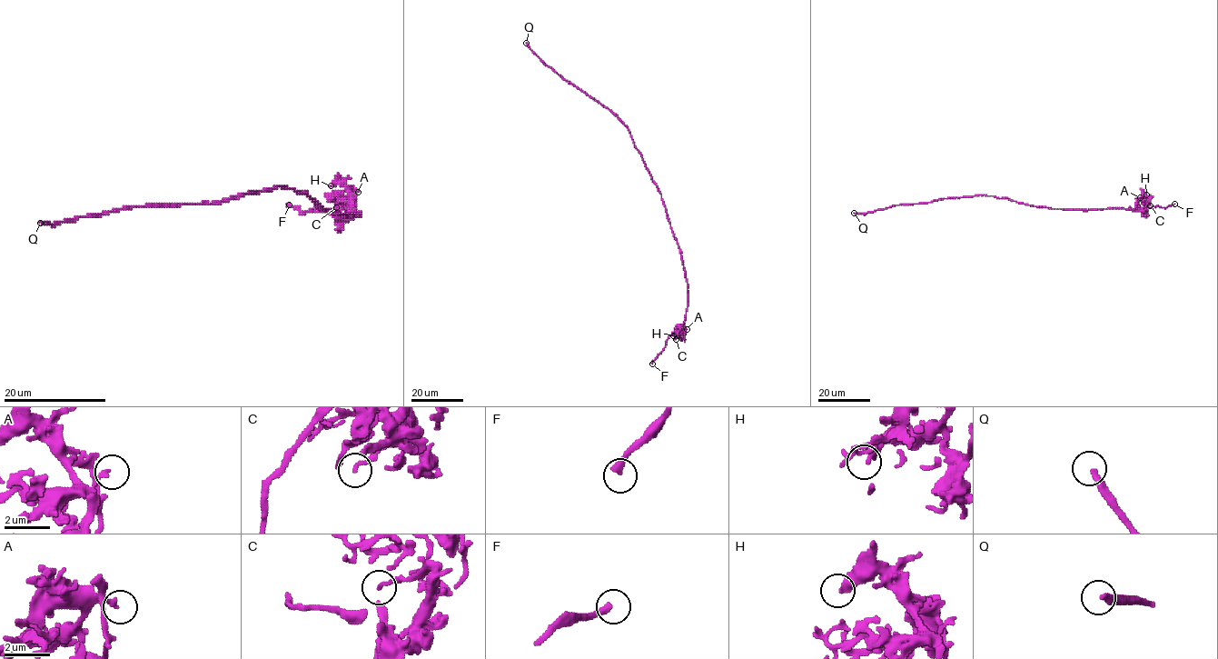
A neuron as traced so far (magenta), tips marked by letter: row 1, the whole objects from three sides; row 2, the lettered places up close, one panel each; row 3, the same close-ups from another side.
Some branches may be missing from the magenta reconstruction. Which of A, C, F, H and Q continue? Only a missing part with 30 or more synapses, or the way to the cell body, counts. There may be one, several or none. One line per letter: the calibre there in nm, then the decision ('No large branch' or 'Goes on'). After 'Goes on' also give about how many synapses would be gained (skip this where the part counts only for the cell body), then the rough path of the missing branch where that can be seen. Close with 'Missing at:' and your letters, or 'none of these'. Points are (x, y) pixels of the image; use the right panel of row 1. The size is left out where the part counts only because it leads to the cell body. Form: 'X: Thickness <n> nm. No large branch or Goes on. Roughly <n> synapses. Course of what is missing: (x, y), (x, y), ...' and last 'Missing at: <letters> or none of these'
A: Thickness 170 nm. No large branch
C: Thickness 160 nm. No large branch
F: Thickness 320 nm. Goes on. Roughly 110 synapses. Course of what is missing: (1174, 204), (1178, 204), (1178, 223), (1181, 225)
H: Thickness 400 nm. No large branch
Q: Thickness 300 nm. No large branch
Missing at: F

